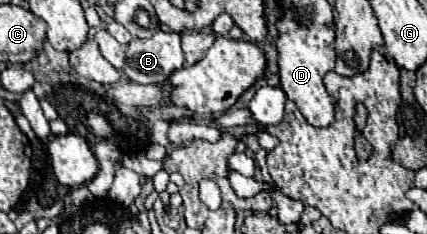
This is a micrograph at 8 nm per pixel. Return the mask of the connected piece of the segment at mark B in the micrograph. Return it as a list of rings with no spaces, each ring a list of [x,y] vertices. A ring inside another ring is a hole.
[[[158,30],[148,40],[134,38],[126,48],[124,74],[138,84],[160,84],[184,66],[180,36]]]

